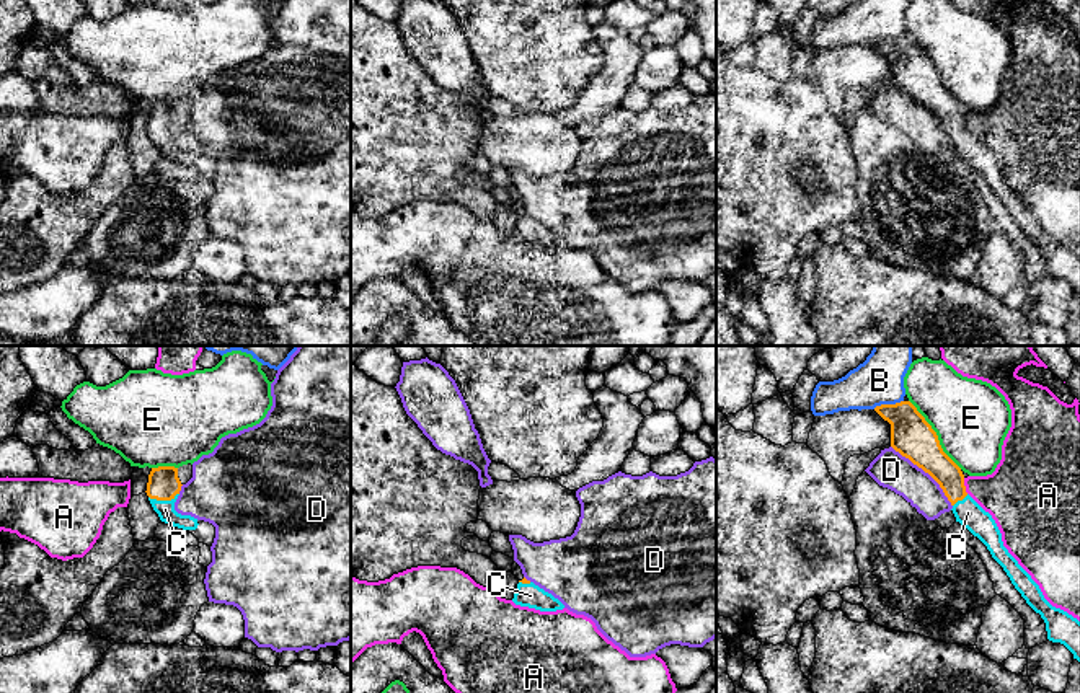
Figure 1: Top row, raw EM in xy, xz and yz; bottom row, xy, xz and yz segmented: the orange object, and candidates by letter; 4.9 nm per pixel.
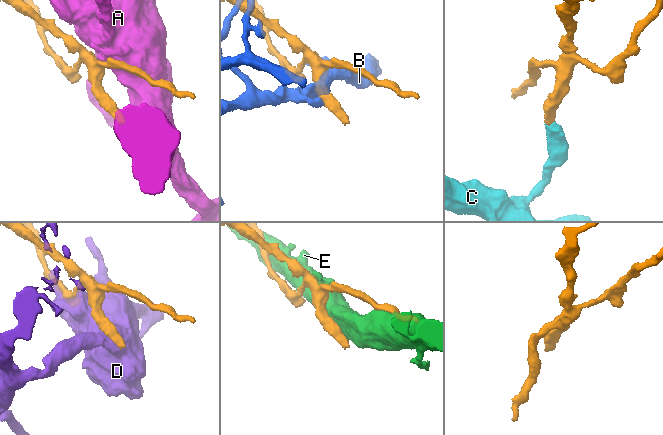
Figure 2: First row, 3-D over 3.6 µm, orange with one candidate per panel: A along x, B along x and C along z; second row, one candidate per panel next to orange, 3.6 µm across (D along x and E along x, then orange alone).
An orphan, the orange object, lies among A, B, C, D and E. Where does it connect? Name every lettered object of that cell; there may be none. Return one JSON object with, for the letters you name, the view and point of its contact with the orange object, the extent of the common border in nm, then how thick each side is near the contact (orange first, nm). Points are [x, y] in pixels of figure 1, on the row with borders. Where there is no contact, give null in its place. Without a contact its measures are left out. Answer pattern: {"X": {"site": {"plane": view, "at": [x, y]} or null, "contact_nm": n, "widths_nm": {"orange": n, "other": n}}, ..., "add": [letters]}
{"C": {"site": {"plane": "xy", "at": [163, 499]}, "contact_nm": 150, "widths_nm": {"orange": 160, "other": 90}}, "add": ["C"]}

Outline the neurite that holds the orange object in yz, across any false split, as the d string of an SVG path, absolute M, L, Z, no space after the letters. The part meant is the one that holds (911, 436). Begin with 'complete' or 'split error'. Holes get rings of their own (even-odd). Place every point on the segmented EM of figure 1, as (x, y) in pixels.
split error | M910 401L881 404L874 411L891 424L891 447L940 484L953 505L956 522L987 546L1026 603L1041 615L1047 639L1064 644L1080 662L1080 621L1052 607L1039 585L1008 553L995 520L966 492L961 468L943 452L936 432L925 417Z

